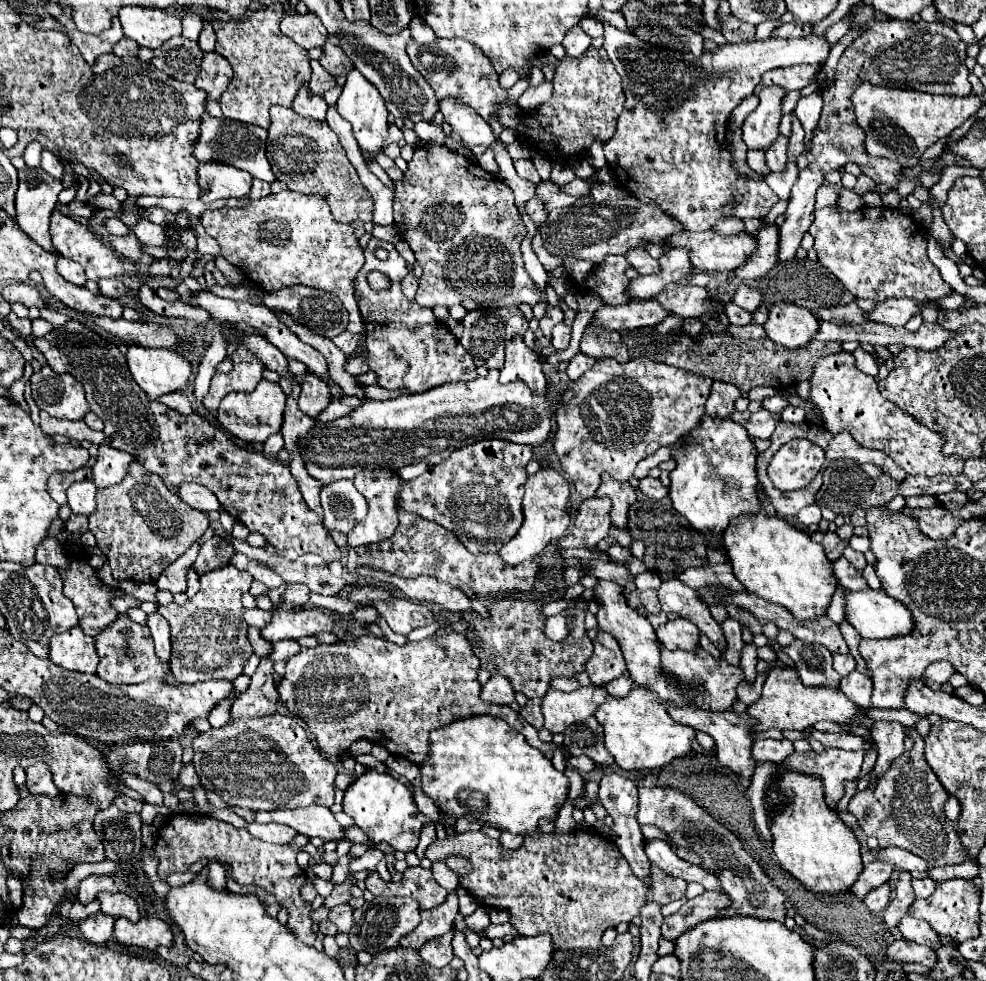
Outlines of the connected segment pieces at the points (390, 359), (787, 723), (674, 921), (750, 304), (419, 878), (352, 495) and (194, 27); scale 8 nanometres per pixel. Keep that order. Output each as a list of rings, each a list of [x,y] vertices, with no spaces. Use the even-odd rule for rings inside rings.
[[[370,238],[364,252],[366,264],[356,276],[356,302],[366,328],[364,344],[368,356],[364,360],[376,374],[376,386],[386,390],[408,390],[410,394],[420,394],[440,384],[474,380],[478,376],[476,364],[472,356],[462,348],[462,344],[454,338],[454,334],[434,318],[430,308],[420,308],[416,302],[408,300],[402,294],[400,282],[408,274],[408,270],[406,260],[402,260],[394,244]],[[376,248],[388,250],[388,260],[378,260],[374,256]],[[374,270],[390,278],[388,290],[374,290],[368,284],[368,274]]]
[[[774,668],[768,672],[768,678],[764,682],[760,698],[748,706],[746,710],[758,724],[752,728],[756,732],[764,732],[770,728],[778,730],[806,730],[818,720],[832,720],[832,722],[846,722],[852,720],[856,714],[864,714],[864,710],[856,708],[842,690],[832,688],[806,688],[794,670],[790,668]]]
[[[704,892],[702,896],[688,900],[676,914],[664,918],[662,936],[668,940],[676,940],[676,936],[690,930],[692,926],[716,918],[728,902],[728,896],[724,896],[722,892]]]
[[[740,284],[736,288],[736,294],[734,294],[734,304],[738,304],[740,308],[744,308],[746,312],[756,312],[756,308],[760,308],[762,304],[762,294],[746,284]]]
[[[420,866],[406,868],[402,882],[384,882],[376,872],[372,872],[366,880],[366,888],[374,896],[410,896],[418,900],[422,910],[440,906],[448,896],[448,892],[434,880],[432,870]]]
[[[338,480],[320,490],[324,526],[328,530],[350,532],[368,514],[366,498],[354,488],[352,480]]]
[[[186,14],[184,16],[184,20],[182,20],[182,24],[184,24],[184,36],[188,38],[188,40],[198,40],[198,36],[200,36],[200,32],[202,32],[202,18],[198,16],[198,14]]]

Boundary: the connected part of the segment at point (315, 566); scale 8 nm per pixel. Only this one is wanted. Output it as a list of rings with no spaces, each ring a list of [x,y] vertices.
[[[232,540],[232,546],[234,546],[236,552],[242,552],[242,554],[246,554],[250,558],[256,558],[256,560],[262,560],[268,566],[276,568],[276,572],[282,574],[282,578],[286,582],[306,584],[312,592],[318,592],[318,594],[324,594],[324,596],[336,596],[344,588],[344,580],[334,578],[328,570],[328,564],[316,554],[304,554],[298,560],[290,562],[290,560],[284,560],[276,554],[266,552],[264,548],[248,546],[244,540]]]

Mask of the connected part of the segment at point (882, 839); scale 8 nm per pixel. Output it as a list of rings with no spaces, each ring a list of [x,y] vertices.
[[[916,734],[914,748],[906,750],[892,762],[890,770],[878,778],[874,792],[866,788],[864,792],[854,794],[848,810],[858,818],[858,824],[866,832],[866,836],[876,834],[880,848],[904,848],[920,856],[932,870],[936,866],[952,866],[968,860],[968,854],[964,852],[964,846],[960,844],[960,836],[956,832],[956,822],[944,816],[944,802],[948,798],[950,794],[924,760],[924,738]]]

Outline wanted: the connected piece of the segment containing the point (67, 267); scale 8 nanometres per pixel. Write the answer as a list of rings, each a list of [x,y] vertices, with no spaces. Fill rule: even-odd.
[[[58,258],[58,274],[60,274],[64,280],[68,280],[70,284],[76,284],[76,286],[84,286],[84,284],[86,284],[84,270],[80,268],[80,264],[74,264],[72,260]]]

